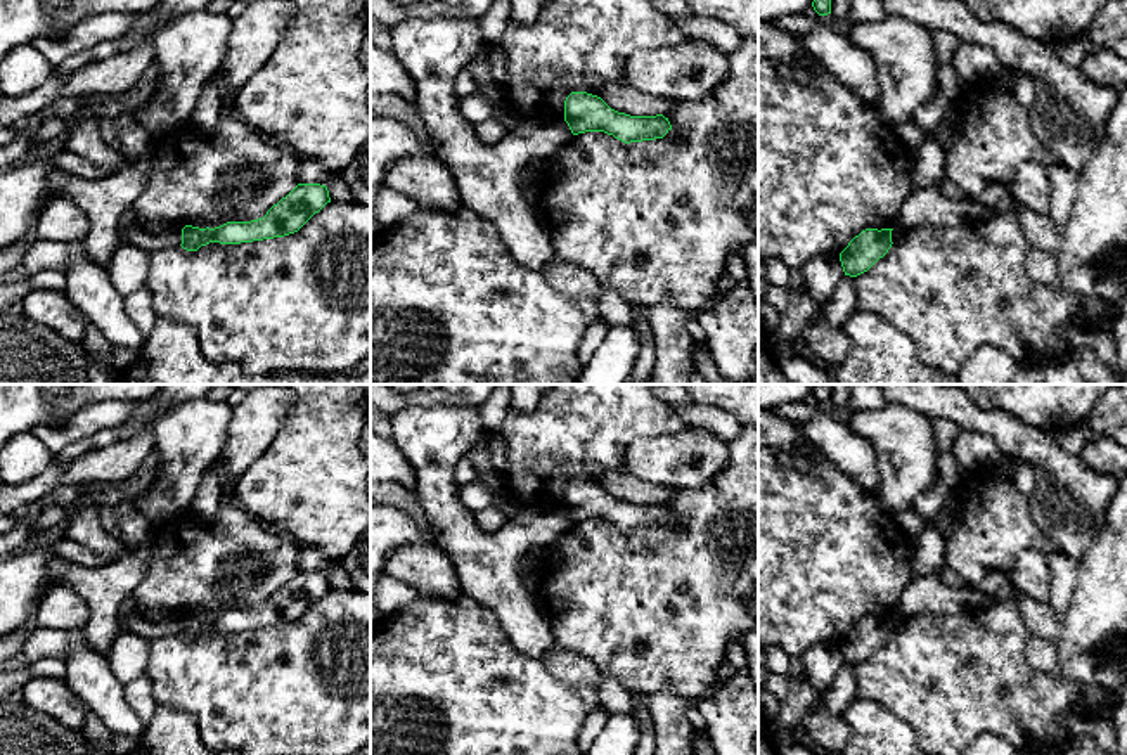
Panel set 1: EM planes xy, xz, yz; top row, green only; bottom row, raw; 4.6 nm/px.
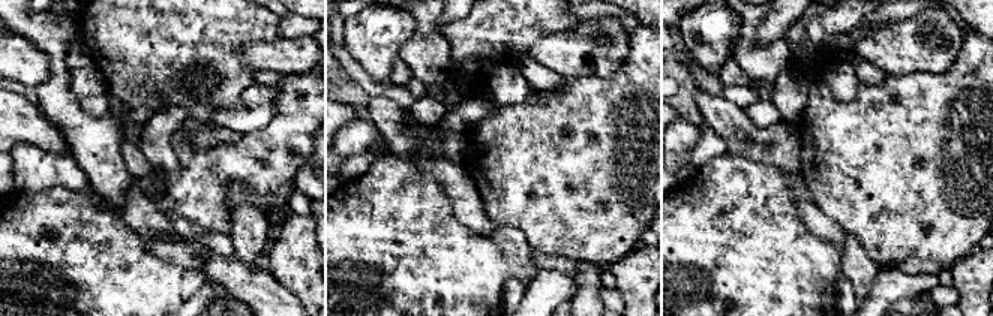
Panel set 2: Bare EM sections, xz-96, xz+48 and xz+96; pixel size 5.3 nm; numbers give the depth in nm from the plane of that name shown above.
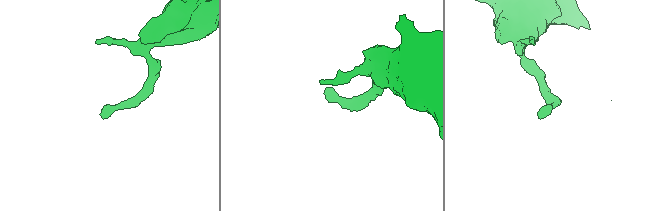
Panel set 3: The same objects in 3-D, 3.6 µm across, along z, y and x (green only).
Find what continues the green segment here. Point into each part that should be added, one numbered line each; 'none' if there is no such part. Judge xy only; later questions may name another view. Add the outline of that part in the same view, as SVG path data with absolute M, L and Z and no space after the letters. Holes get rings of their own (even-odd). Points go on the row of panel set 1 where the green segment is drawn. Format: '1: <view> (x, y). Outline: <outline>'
none

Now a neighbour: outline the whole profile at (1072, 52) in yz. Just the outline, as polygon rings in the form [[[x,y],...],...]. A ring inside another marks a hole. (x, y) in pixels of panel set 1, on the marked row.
[[[1082,35],[1073,40],[1066,40],[1056,45],[1058,55],[1070,66],[1080,66],[1080,62],[1094,50],[1092,43]]]

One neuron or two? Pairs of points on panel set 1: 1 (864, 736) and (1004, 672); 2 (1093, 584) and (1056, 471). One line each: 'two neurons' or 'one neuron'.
1: two neurons
2: two neurons

